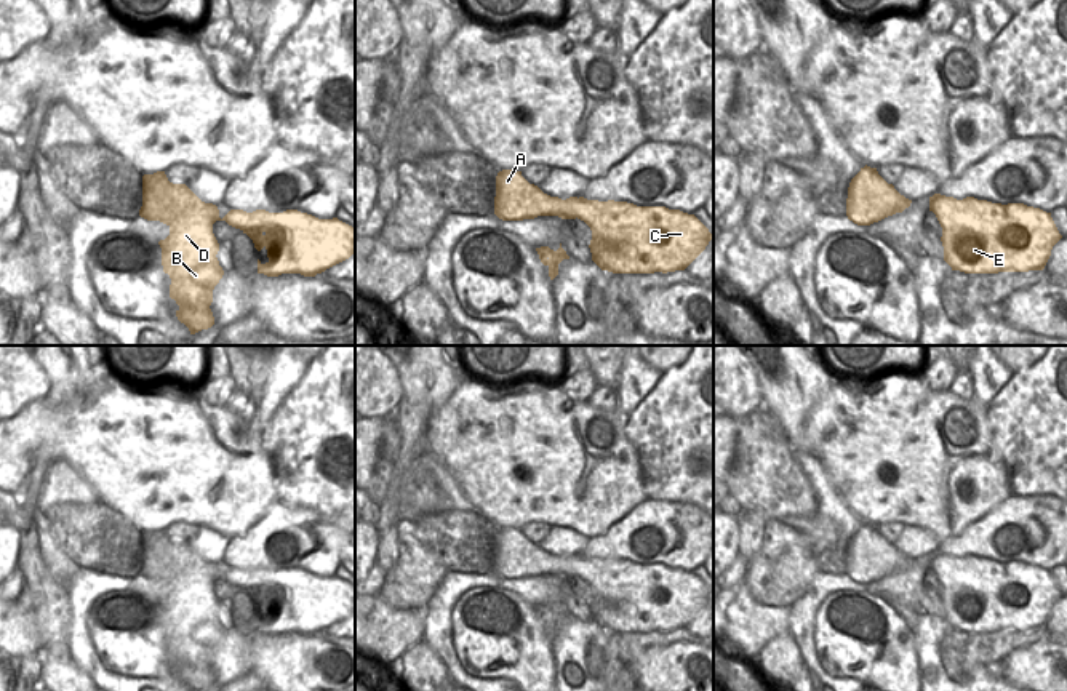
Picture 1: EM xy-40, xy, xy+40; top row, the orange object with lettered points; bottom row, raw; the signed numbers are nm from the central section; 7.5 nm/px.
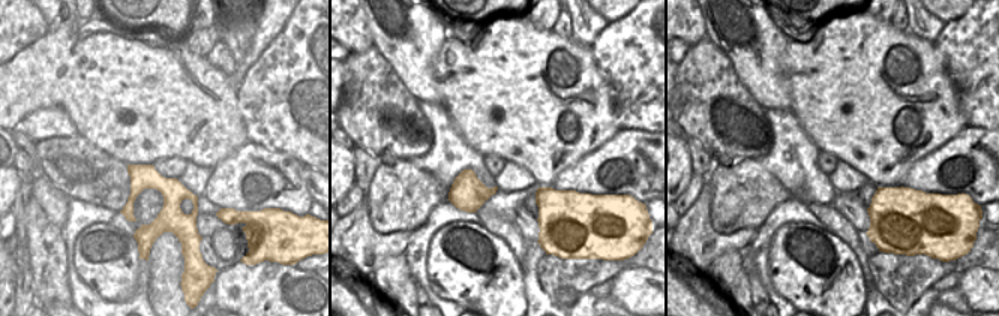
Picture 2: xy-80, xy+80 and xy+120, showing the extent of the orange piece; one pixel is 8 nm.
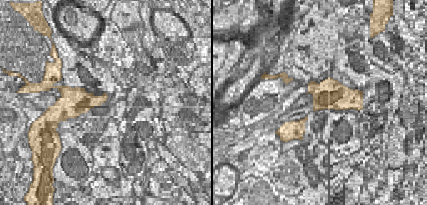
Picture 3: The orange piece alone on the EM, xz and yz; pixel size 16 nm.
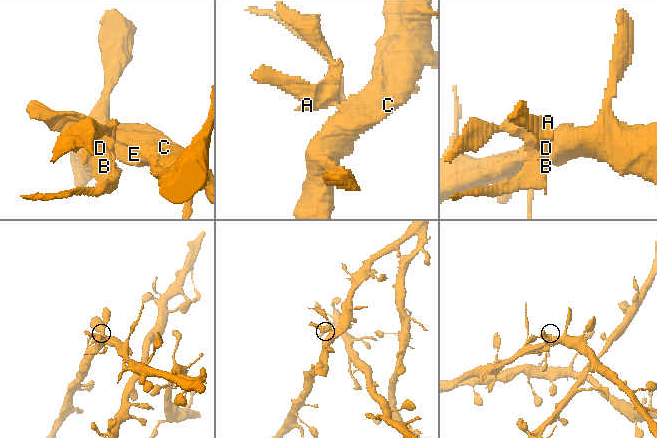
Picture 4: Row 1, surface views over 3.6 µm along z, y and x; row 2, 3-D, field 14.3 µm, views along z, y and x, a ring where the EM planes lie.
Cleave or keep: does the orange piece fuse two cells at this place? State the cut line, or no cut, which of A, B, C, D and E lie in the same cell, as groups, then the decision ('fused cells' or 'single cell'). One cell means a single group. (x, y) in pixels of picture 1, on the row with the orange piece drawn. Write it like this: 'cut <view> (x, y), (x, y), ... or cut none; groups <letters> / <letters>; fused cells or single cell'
cut xy (579, 199), (576, 216); groups A B D / C E; fused cells

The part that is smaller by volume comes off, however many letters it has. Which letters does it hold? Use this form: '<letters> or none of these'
A, B, D

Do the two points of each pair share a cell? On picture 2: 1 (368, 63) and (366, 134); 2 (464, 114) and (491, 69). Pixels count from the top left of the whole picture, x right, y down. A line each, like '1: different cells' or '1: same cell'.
1: same cell
2: same cell

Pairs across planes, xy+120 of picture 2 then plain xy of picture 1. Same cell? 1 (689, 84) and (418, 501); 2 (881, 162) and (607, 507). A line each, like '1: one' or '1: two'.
1: one
2: one

